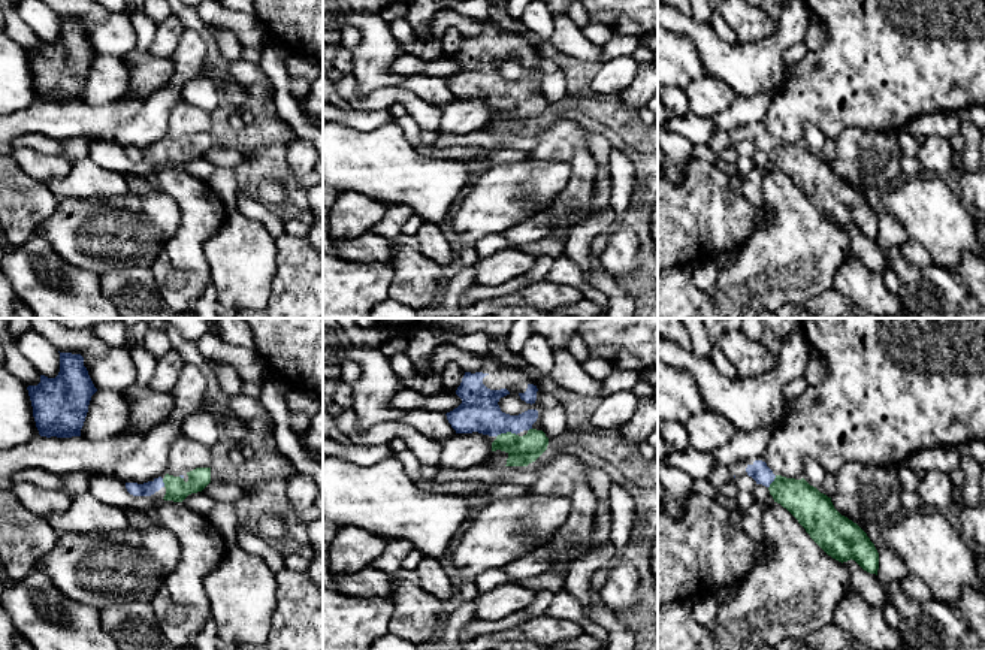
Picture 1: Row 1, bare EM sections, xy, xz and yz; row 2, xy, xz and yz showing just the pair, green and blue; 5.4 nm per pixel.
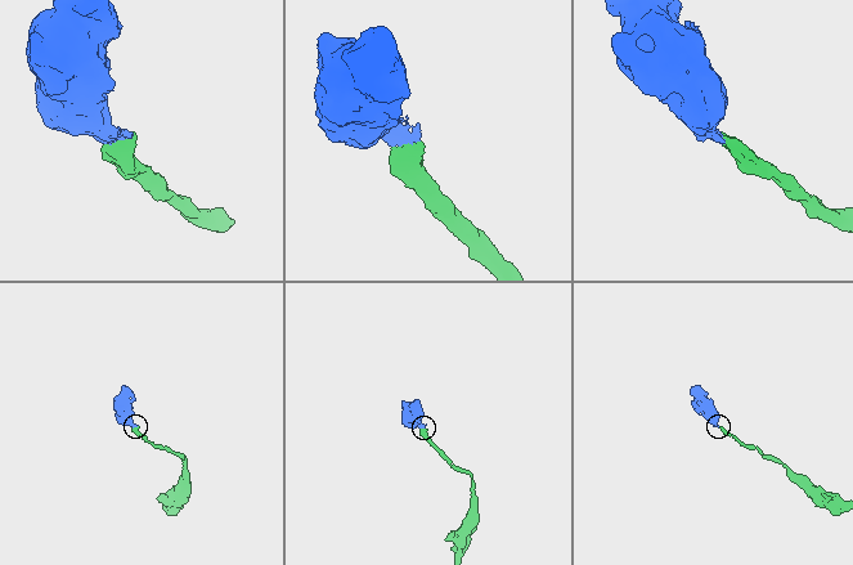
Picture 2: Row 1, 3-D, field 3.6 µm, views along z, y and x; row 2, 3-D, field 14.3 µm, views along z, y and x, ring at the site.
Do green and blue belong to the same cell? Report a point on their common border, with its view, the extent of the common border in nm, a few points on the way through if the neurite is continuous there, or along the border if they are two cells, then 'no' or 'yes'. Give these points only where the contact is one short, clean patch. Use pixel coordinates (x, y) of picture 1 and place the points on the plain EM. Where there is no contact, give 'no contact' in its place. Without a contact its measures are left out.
contact xz (507, 97); length 110 nm; way xz (522, 115), (507, 97), (479, 76); yes

